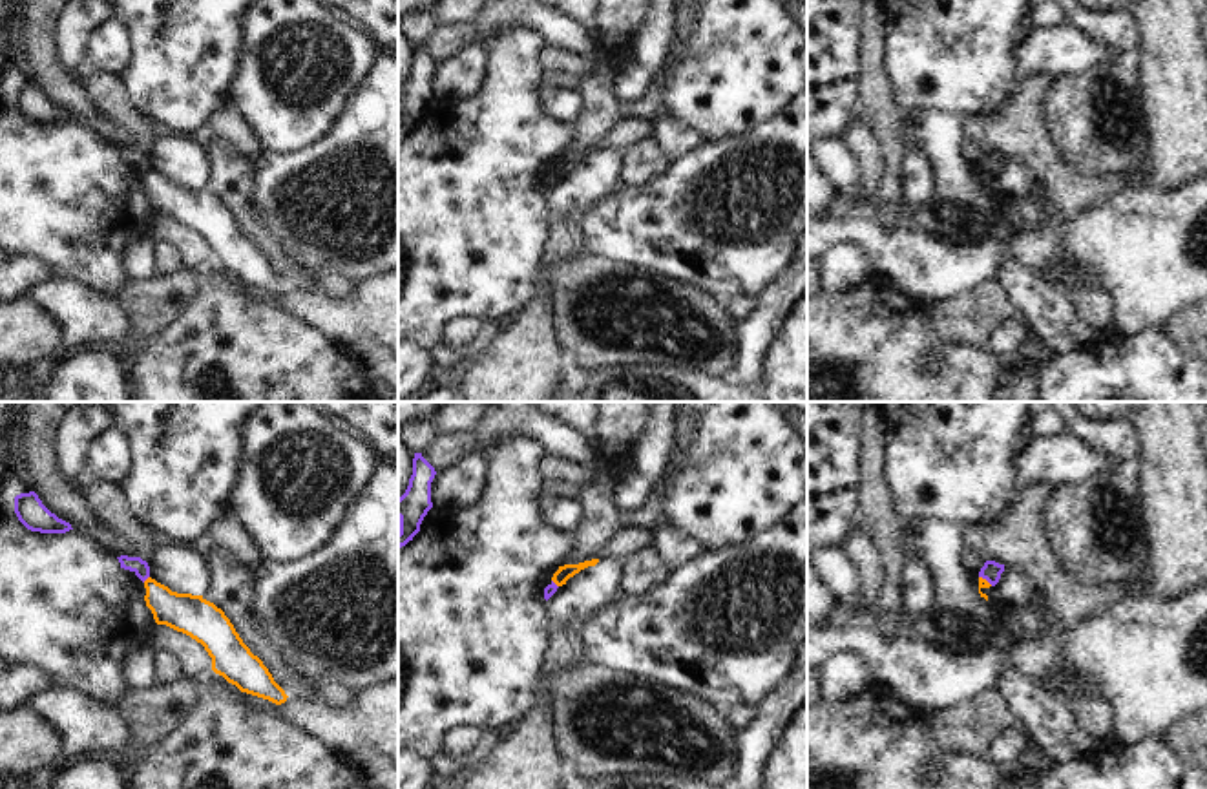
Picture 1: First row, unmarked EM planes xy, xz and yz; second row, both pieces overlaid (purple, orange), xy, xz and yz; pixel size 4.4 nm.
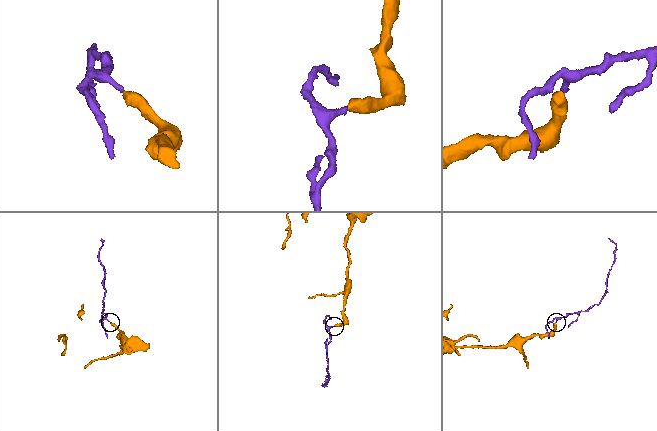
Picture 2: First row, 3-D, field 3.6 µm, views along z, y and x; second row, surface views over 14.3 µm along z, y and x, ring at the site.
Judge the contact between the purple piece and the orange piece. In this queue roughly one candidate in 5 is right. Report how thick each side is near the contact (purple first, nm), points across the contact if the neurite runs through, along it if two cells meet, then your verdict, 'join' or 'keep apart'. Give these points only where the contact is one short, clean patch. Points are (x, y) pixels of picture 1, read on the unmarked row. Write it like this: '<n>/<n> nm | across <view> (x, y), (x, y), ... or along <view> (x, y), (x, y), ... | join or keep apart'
70/170 nm | along xy (148, 167), (143, 172) | keep apart

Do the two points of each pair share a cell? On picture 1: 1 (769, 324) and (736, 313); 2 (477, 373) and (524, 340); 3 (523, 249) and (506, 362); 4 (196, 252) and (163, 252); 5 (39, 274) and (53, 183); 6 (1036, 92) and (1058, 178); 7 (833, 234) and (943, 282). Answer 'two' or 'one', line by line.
1: two
2: one
3: two
4: two
5: two
6: one
7: one

